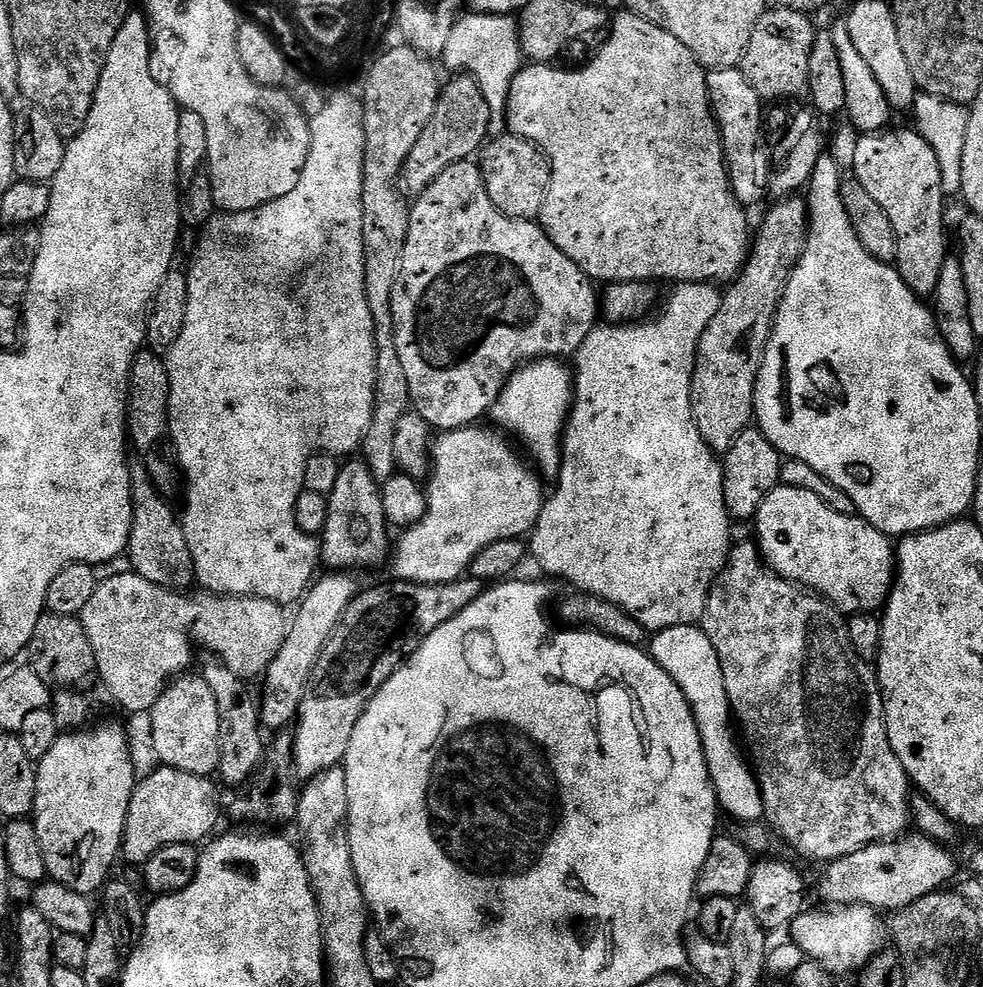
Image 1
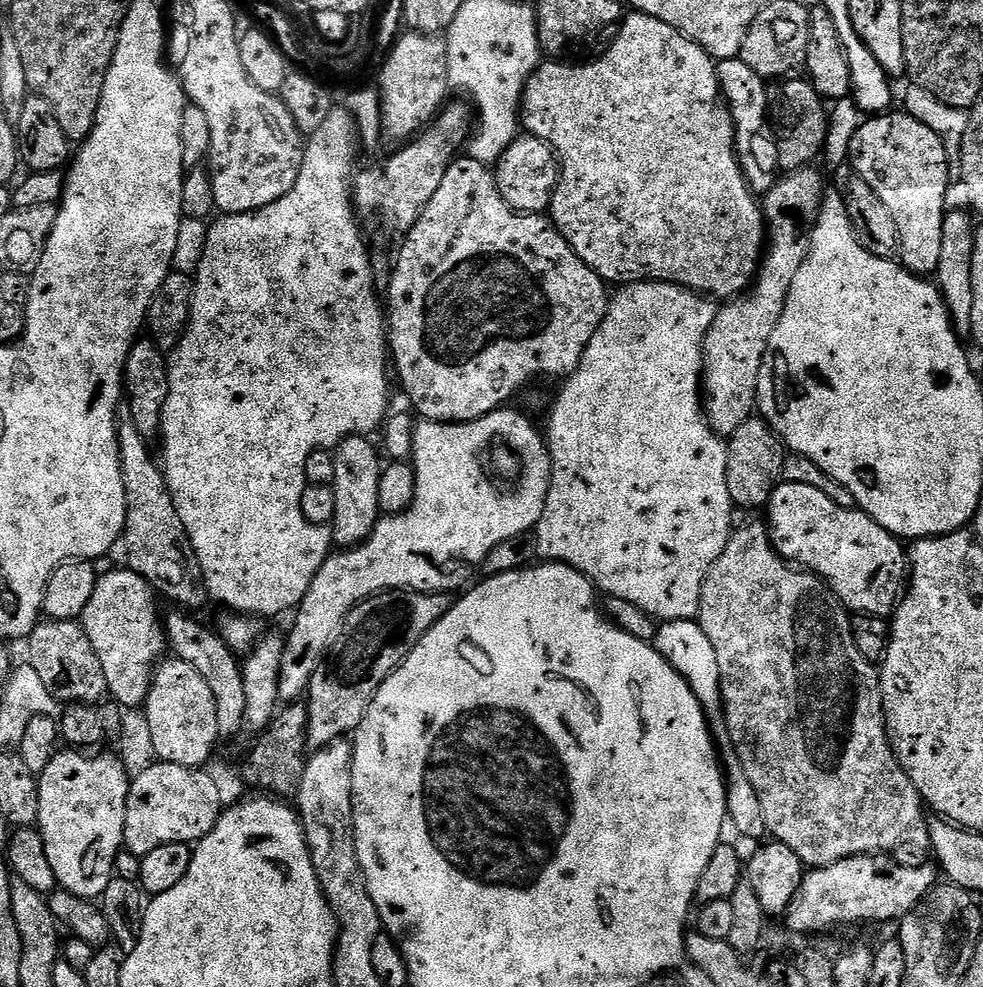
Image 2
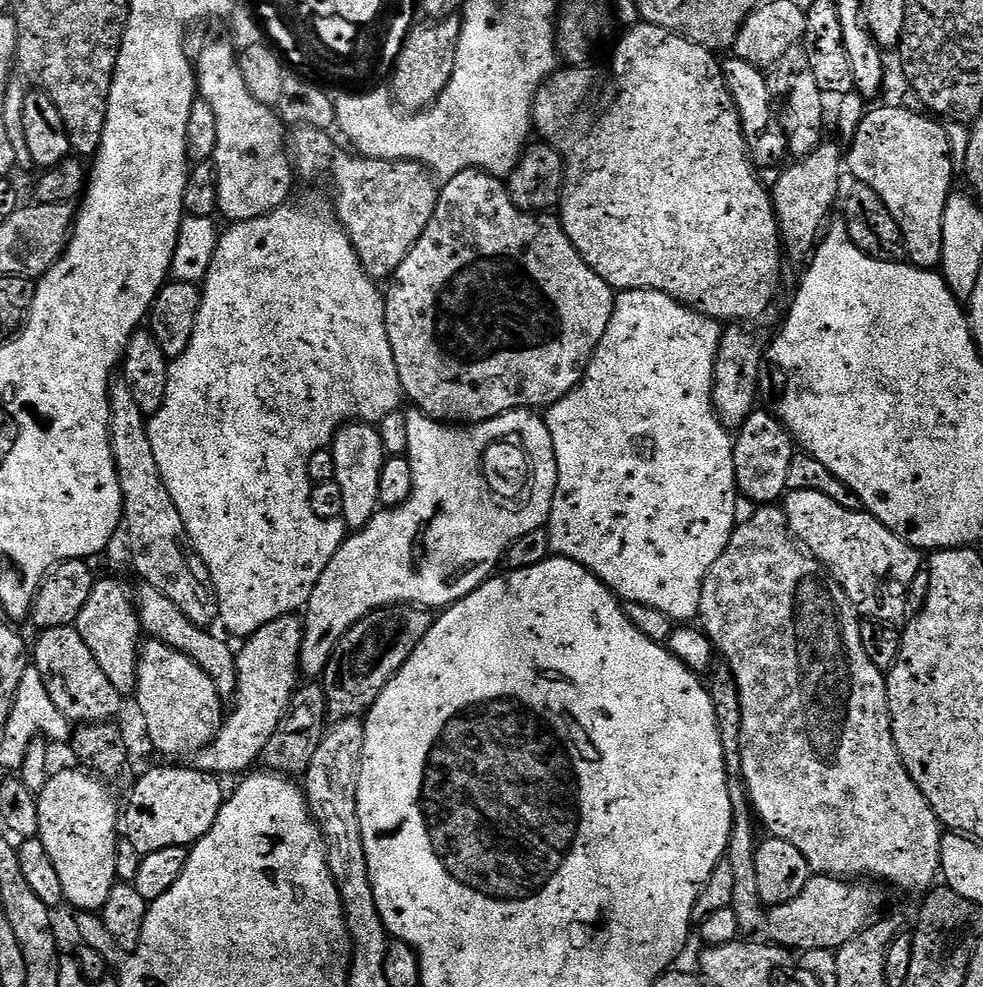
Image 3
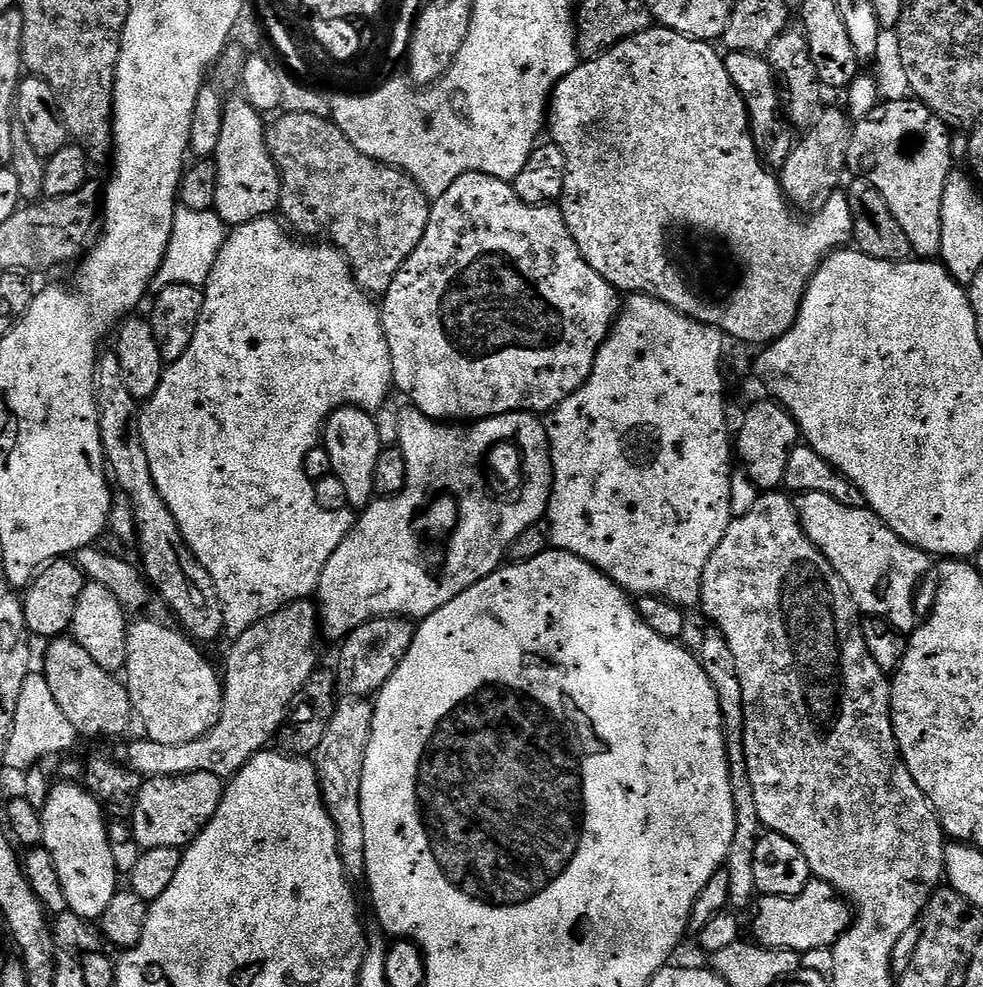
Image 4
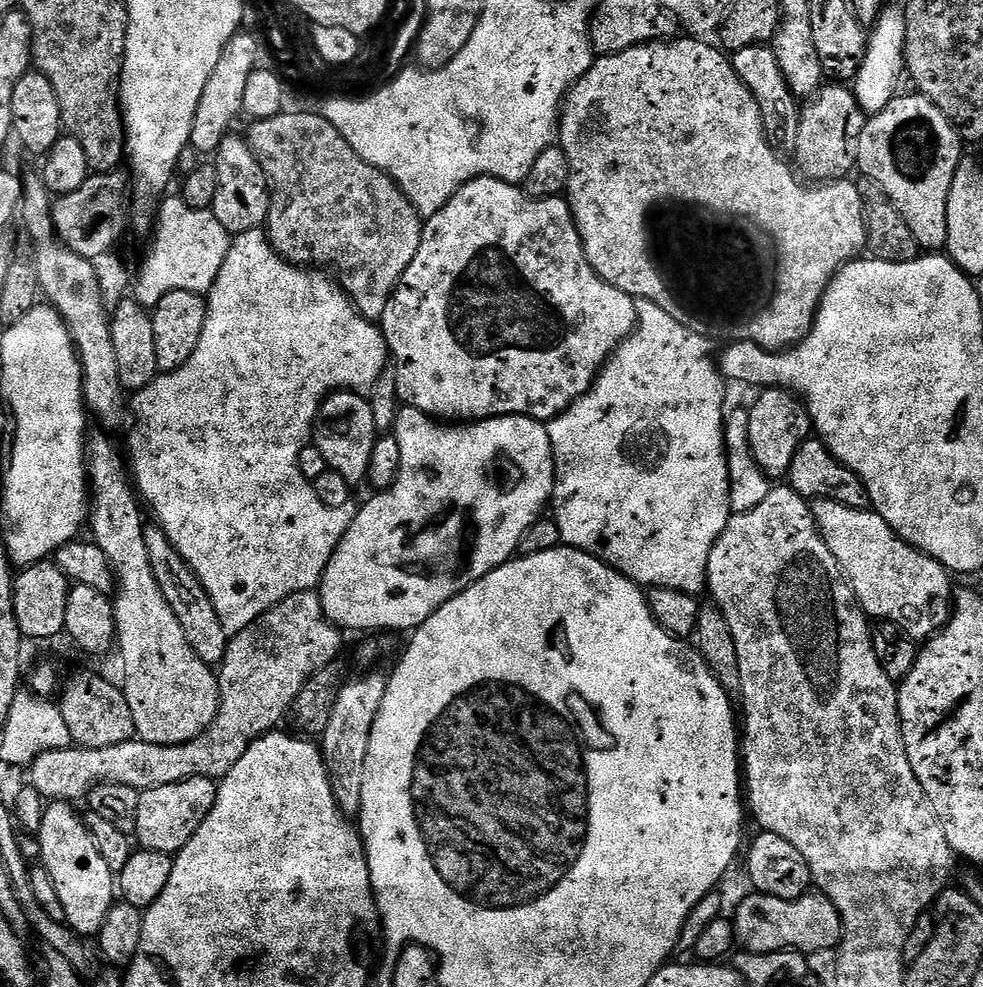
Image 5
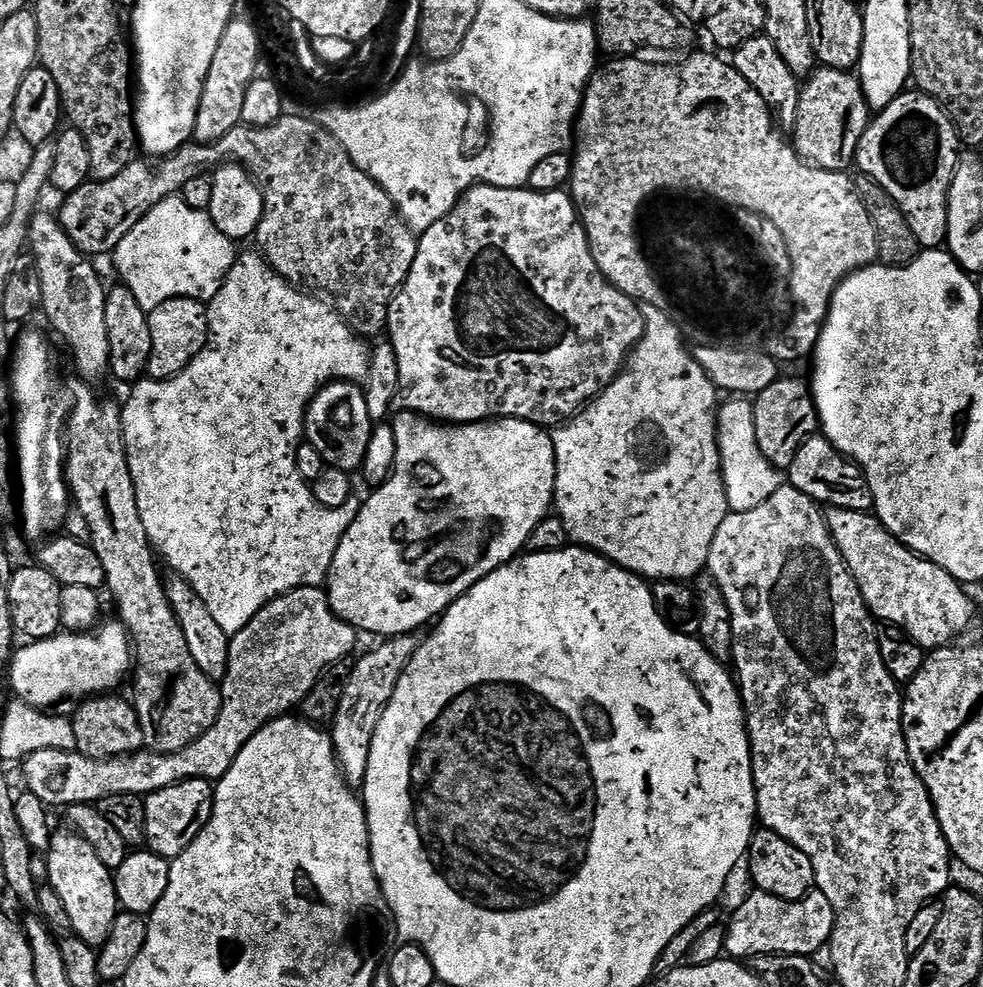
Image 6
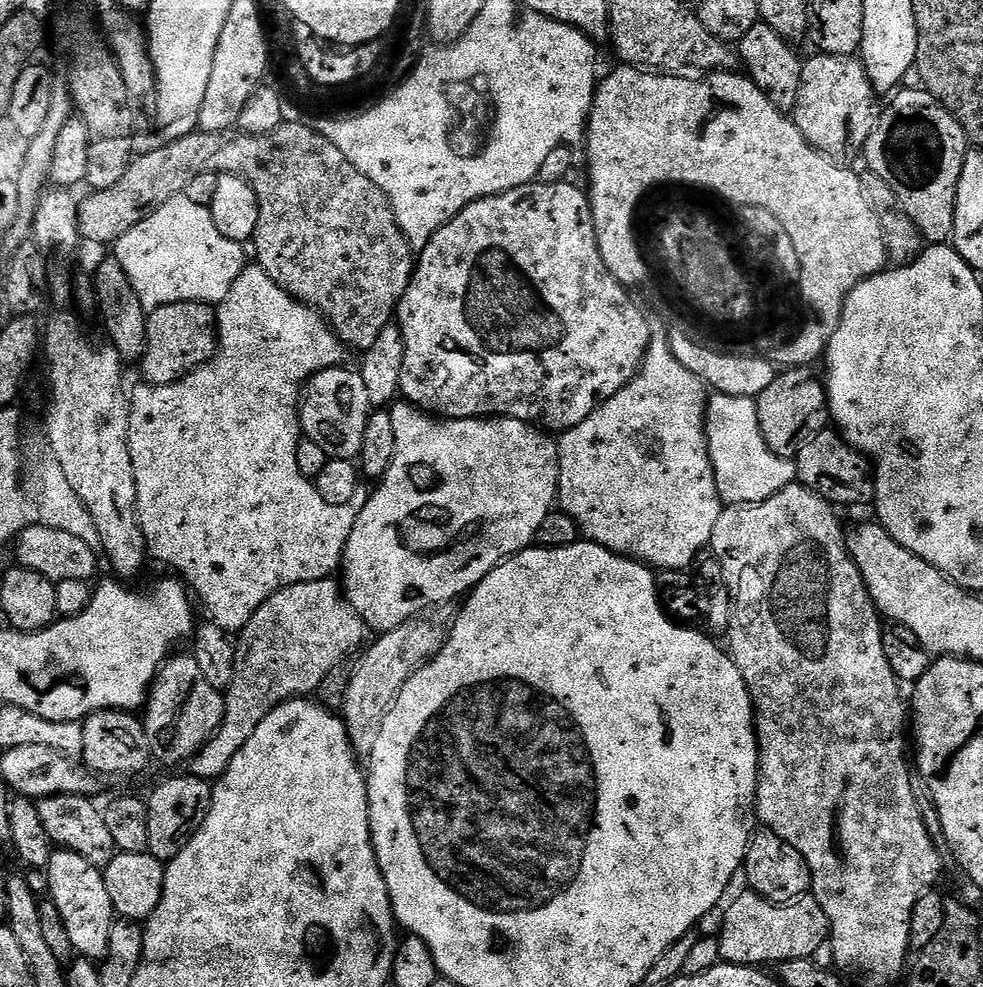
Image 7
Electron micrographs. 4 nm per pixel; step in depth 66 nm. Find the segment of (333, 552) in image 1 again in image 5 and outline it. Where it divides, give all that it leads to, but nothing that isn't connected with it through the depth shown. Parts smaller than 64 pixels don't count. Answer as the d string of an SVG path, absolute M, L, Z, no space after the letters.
M341 390L332 393L320 407L314 425L314 446L322 450L322 458L326 458L329 469L353 486L362 485L368 479L370 470L370 454L374 454L374 446L378 433L374 426L374 410L367 399L364 400L359 391Z

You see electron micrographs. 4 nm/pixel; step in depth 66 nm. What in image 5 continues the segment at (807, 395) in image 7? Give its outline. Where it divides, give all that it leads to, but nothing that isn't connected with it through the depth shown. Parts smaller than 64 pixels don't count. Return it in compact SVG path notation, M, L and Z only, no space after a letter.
M764 388L761 396L748 408L748 441L754 454L754 462L765 472L769 480L780 482L787 477L790 462L798 454L798 446L809 439L813 431L807 407L794 392L786 388Z

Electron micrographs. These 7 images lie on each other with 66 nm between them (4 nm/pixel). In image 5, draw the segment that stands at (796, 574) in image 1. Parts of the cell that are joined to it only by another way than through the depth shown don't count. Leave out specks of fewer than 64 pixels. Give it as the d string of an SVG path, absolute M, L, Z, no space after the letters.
M817 500L812 504L812 513L816 519L816 528L822 534L830 554L838 558L840 569L848 577L852 591L856 593L856 602L864 610L865 616L880 622L897 624L911 640L923 642L929 636L935 636L940 629L948 625L954 603L953 577L947 568L941 566L925 552L910 547L878 513L862 508L842 506L838 502Z

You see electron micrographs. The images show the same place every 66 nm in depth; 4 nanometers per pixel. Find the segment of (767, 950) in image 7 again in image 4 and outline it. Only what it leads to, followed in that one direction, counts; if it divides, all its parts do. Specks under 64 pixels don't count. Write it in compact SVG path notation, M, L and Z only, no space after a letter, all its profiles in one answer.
M813 879L802 894L790 898L760 896L755 901L752 932L755 943L761 948L777 948L779 952L801 954L812 950L831 949L848 931L850 916L844 913L846 904L828 885Z

